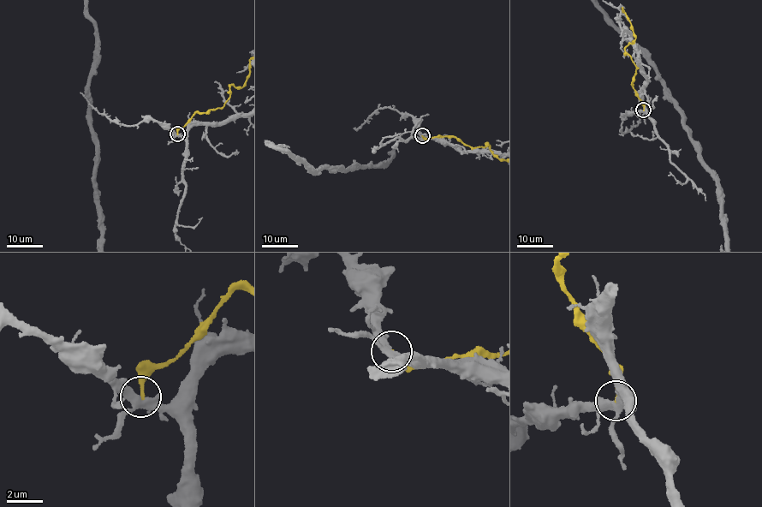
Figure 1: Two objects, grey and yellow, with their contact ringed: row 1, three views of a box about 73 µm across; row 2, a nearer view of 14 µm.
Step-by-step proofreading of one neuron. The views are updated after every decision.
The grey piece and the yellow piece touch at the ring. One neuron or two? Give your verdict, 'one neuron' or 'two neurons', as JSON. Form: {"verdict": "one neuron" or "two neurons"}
{"verdict": "two neurons"}

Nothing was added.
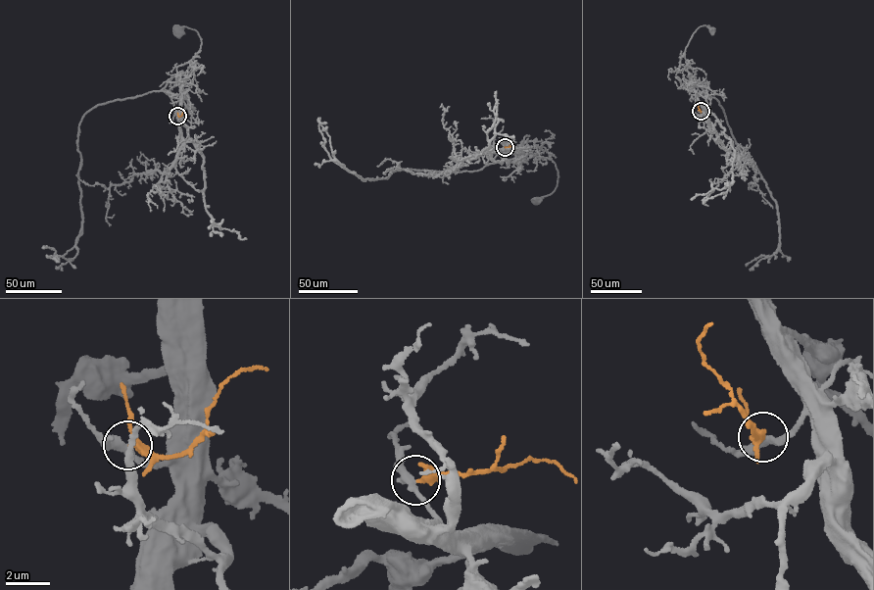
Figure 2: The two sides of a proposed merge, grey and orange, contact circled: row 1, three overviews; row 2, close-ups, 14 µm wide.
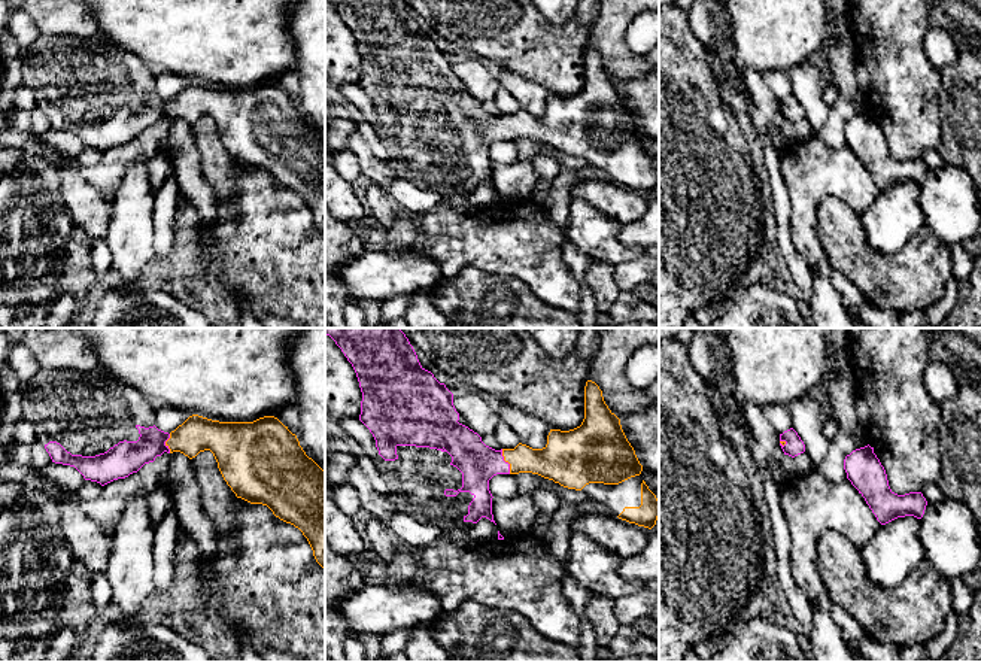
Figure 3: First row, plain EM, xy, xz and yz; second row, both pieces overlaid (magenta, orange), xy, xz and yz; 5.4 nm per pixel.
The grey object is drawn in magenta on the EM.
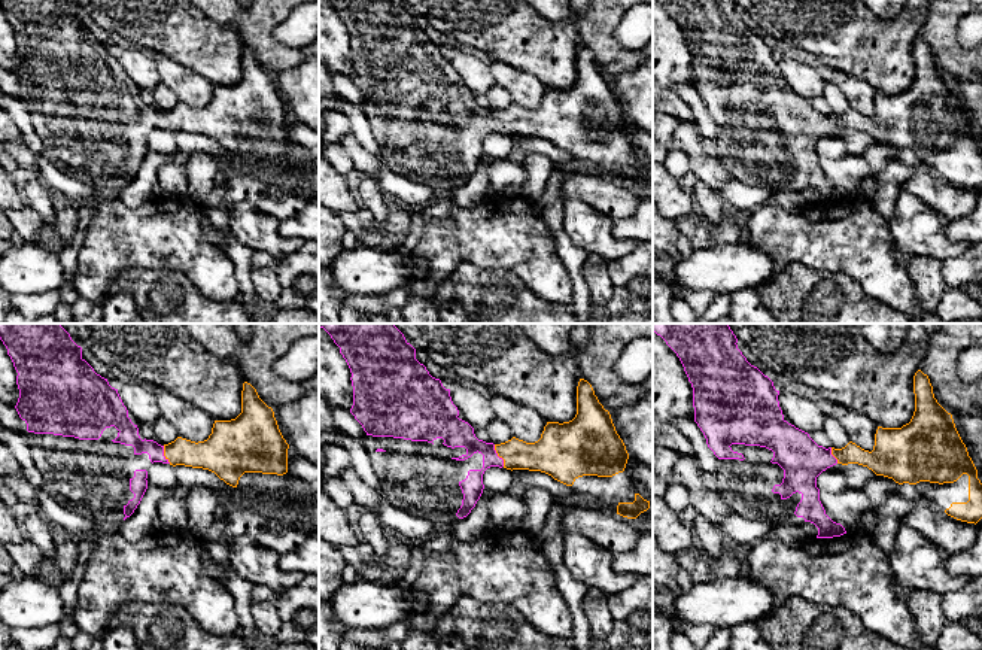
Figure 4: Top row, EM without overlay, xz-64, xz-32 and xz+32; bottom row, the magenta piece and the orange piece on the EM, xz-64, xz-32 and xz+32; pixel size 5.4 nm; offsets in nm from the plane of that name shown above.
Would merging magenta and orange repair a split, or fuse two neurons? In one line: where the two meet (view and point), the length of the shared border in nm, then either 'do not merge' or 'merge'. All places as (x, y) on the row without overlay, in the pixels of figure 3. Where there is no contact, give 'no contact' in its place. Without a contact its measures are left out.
contact xz (504, 127); length 140 nm; merge

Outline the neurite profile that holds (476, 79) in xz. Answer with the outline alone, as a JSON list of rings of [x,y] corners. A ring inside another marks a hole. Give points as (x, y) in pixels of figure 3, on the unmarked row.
[[[465,57],[453,60],[453,72],[459,79],[459,89],[468,92],[480,103],[495,98],[501,85],[485,66]]]

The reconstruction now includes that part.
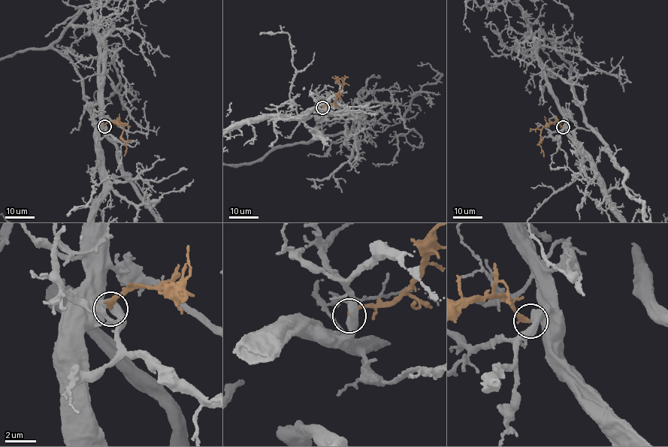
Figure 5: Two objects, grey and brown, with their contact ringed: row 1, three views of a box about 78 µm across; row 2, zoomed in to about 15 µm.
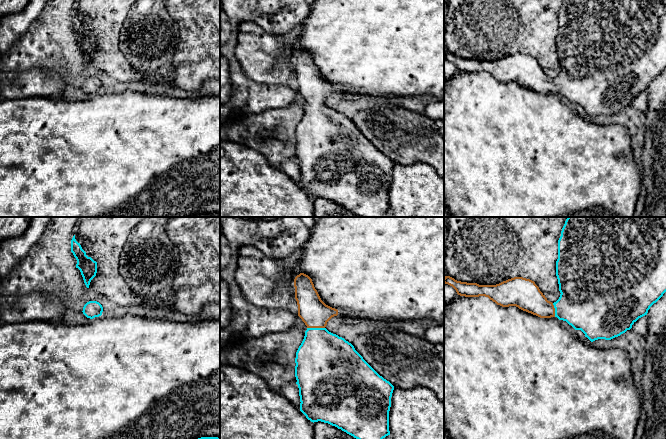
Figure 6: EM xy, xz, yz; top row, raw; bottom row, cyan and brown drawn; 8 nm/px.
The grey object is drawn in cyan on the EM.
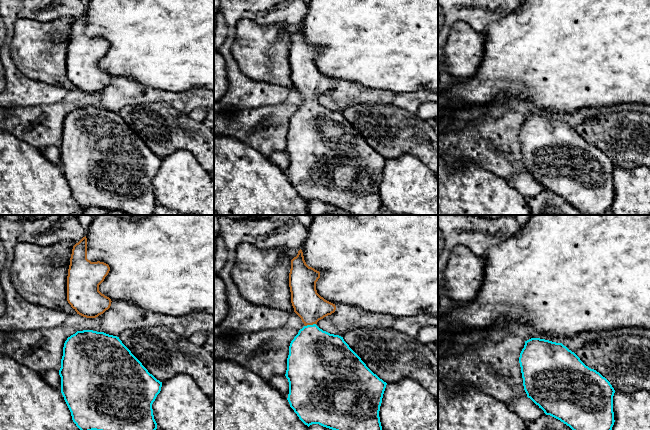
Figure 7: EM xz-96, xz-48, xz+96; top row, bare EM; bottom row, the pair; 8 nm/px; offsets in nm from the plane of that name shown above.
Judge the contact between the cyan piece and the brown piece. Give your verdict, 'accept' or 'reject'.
accept

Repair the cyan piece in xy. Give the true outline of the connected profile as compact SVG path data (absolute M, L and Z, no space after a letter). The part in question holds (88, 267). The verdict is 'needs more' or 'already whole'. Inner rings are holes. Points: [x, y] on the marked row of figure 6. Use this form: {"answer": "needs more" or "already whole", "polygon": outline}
{"answer": "already whole", "polygon": "M75 235L71 240L71 252L77 260L76 268L80 270L84 283L89 288L91 280L97 273L97 262L86 255L80 243L76 241Z"}

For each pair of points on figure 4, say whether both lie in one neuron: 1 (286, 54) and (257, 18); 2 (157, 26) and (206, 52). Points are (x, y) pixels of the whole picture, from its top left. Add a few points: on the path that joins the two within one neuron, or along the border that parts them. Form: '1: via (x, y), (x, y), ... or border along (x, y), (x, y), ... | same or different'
1: via (276, 49), (257, 29) | same
2: via (169, 26), (194, 40) | same

